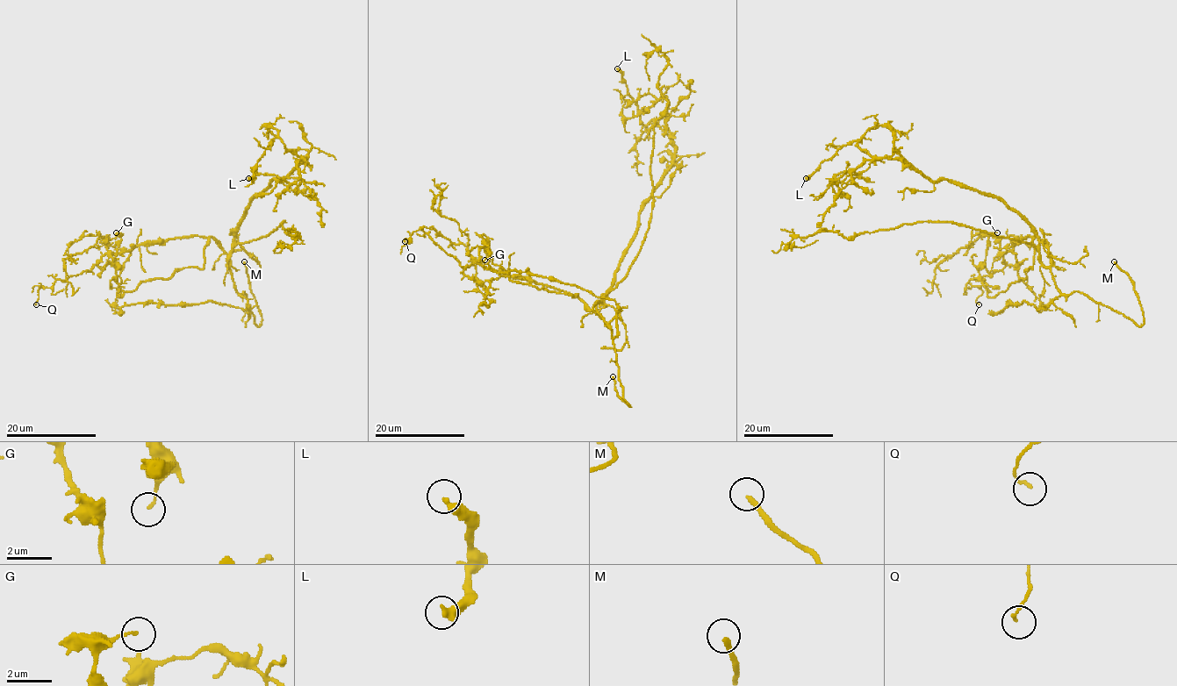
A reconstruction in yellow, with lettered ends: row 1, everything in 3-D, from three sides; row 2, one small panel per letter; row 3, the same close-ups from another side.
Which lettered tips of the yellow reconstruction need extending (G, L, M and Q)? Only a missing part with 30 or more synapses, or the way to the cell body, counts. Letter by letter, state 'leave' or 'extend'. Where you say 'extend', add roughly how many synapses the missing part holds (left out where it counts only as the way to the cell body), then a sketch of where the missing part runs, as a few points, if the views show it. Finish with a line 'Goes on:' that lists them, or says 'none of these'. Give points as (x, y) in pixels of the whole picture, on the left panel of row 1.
G: leave
L: leave
M: extend; missing branch runs (244, 261), (234, 240), (230, 213), (233, 181), (225, 154), (207, 133)
Q: leave
Goes on: M

